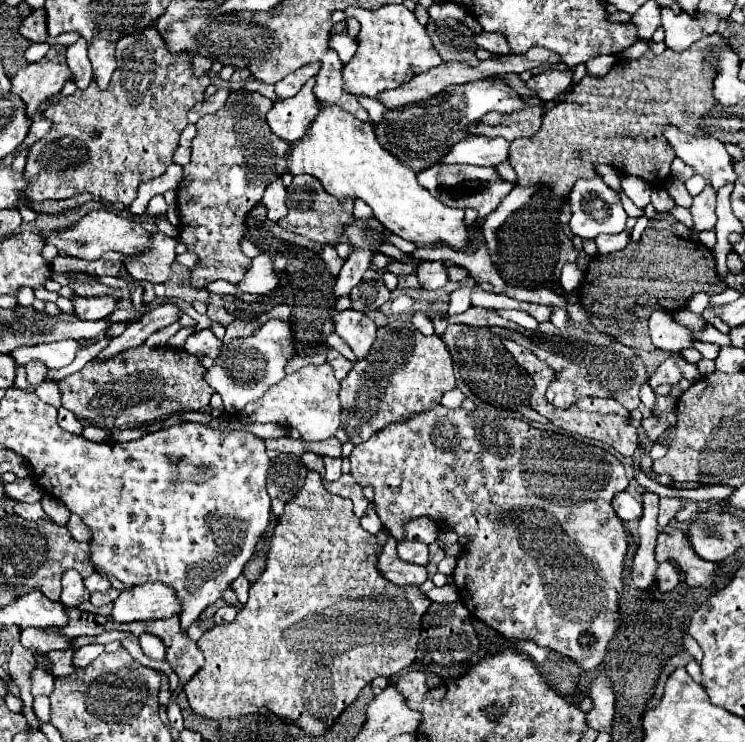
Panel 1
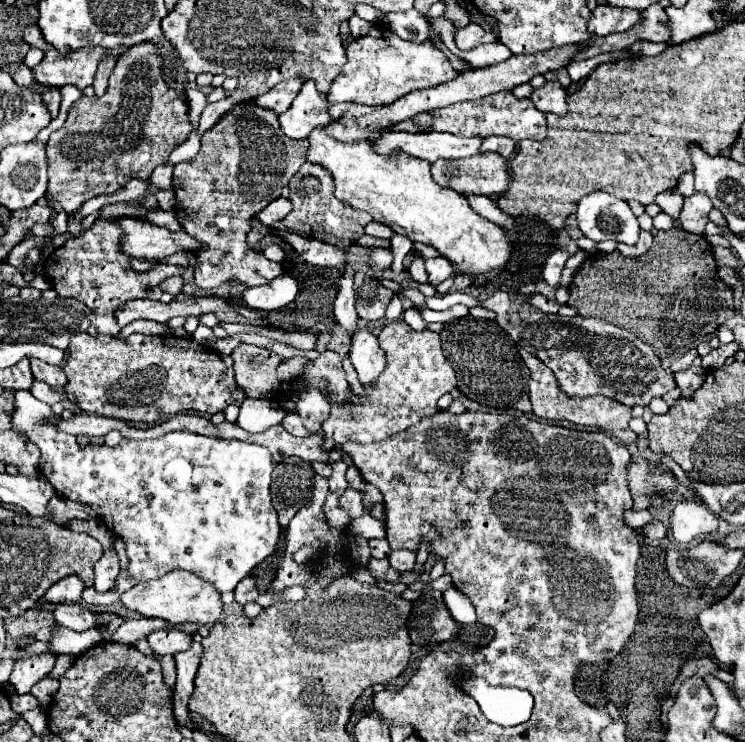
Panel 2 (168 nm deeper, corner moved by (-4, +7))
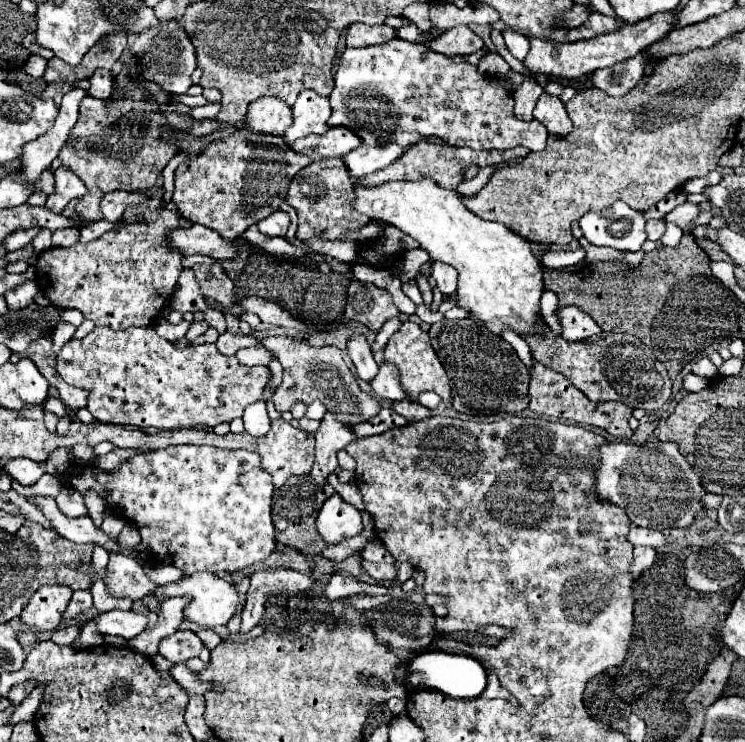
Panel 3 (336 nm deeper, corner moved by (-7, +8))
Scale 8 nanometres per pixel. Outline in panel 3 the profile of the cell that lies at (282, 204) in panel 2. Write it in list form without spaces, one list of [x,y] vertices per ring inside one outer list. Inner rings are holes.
[[[275,210],[271,216],[263,218],[257,226],[259,226],[259,232],[265,236],[285,236],[289,228],[289,214]]]

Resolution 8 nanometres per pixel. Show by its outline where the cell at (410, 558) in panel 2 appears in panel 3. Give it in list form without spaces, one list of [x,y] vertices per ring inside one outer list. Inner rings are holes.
[[[361,560],[363,570],[375,578],[375,580],[393,580],[397,570],[393,564],[385,564],[385,562],[369,562],[369,560]]]

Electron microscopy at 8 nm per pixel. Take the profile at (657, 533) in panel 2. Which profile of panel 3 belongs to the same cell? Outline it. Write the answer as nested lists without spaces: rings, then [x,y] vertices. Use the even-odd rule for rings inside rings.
[[[635,548],[633,550],[633,562],[631,562],[631,576],[639,578],[647,568],[651,568],[651,564],[655,562],[655,550],[651,548]]]

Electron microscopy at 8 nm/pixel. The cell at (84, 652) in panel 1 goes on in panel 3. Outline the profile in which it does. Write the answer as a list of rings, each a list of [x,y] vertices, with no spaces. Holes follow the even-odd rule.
[[[33,690],[25,698],[25,702],[15,708],[15,712],[9,718],[9,724],[15,726],[19,722],[31,722],[35,718],[35,712],[37,712],[37,706],[39,706],[39,698],[41,698],[41,690]]]

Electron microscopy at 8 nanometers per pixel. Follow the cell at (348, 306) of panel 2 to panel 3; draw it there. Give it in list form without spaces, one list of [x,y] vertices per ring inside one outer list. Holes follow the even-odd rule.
[[[353,334],[351,340],[349,340],[349,346],[347,346],[347,352],[355,364],[355,370],[357,370],[357,376],[363,380],[363,382],[371,382],[377,372],[379,372],[379,366],[377,362],[373,360],[373,354],[371,354],[371,348],[365,340],[363,334]]]

